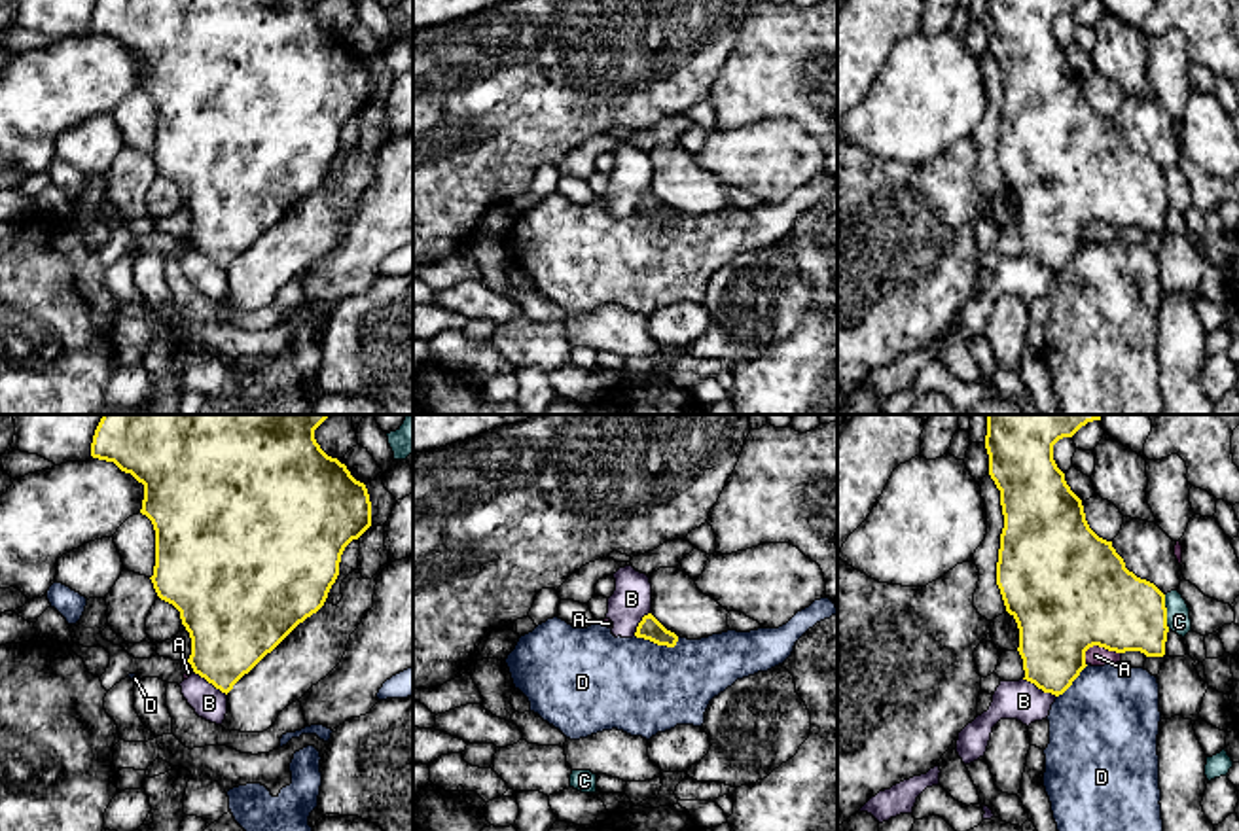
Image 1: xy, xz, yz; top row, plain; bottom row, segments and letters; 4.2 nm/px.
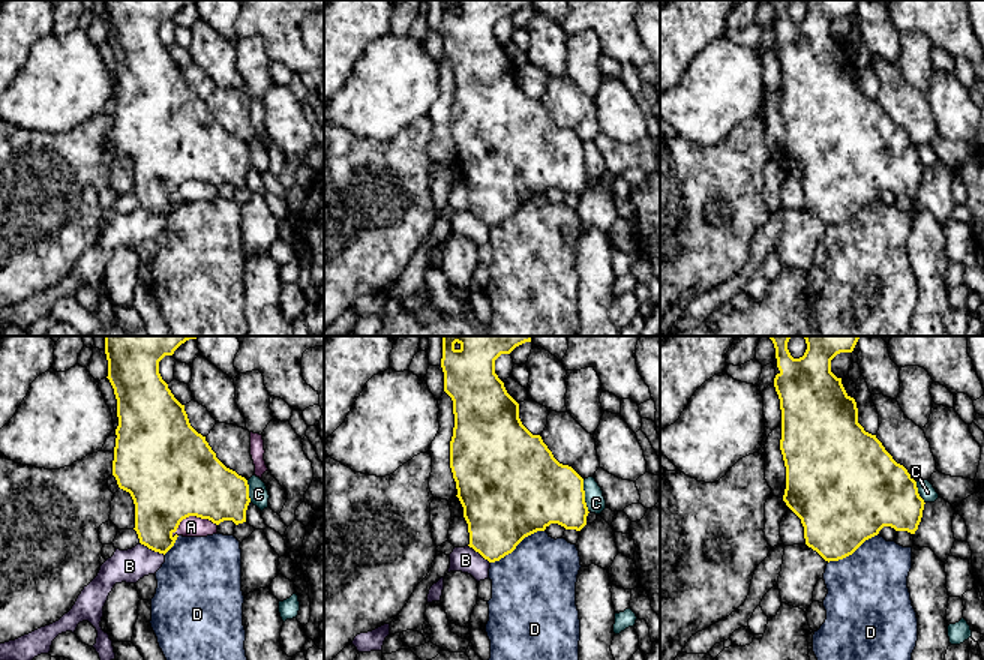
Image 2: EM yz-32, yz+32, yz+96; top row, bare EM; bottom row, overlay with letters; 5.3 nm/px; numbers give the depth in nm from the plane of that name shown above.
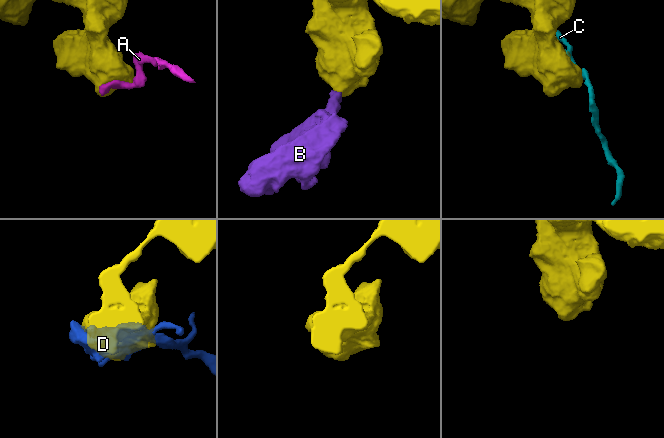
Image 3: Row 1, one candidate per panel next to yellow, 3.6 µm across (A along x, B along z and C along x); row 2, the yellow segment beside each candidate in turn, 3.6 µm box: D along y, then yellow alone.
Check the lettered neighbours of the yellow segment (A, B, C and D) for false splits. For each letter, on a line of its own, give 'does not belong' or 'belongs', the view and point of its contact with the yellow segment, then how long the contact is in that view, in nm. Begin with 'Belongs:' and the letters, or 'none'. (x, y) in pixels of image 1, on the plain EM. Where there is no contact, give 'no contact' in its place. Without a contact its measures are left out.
Belongs: none
A: does not belong; meets yellow in yz at (1097, 220); contact 170 nm long
B: does not belong; meets yellow in yz at (1041, 264); contact 170 nm long
C: does not belong; meets yellow in yz at (1166, 188); contact 150 nm long
D: does not belong; meets yellow in xz at (658, 220); contact 190 nm long

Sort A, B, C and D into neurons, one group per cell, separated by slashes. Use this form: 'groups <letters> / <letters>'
groups A B / C / D

